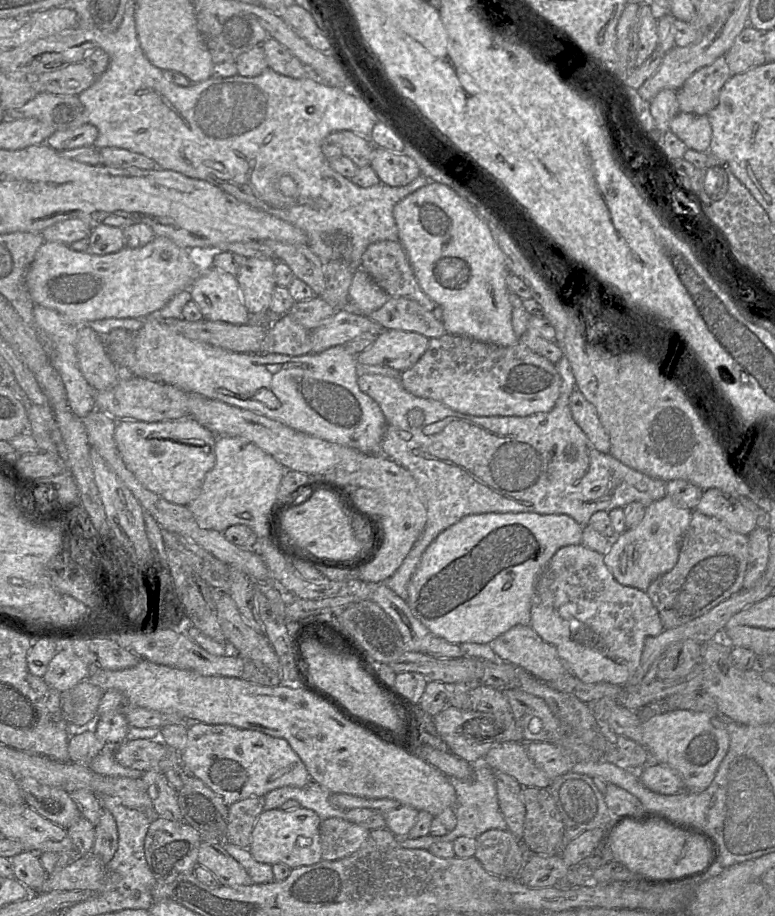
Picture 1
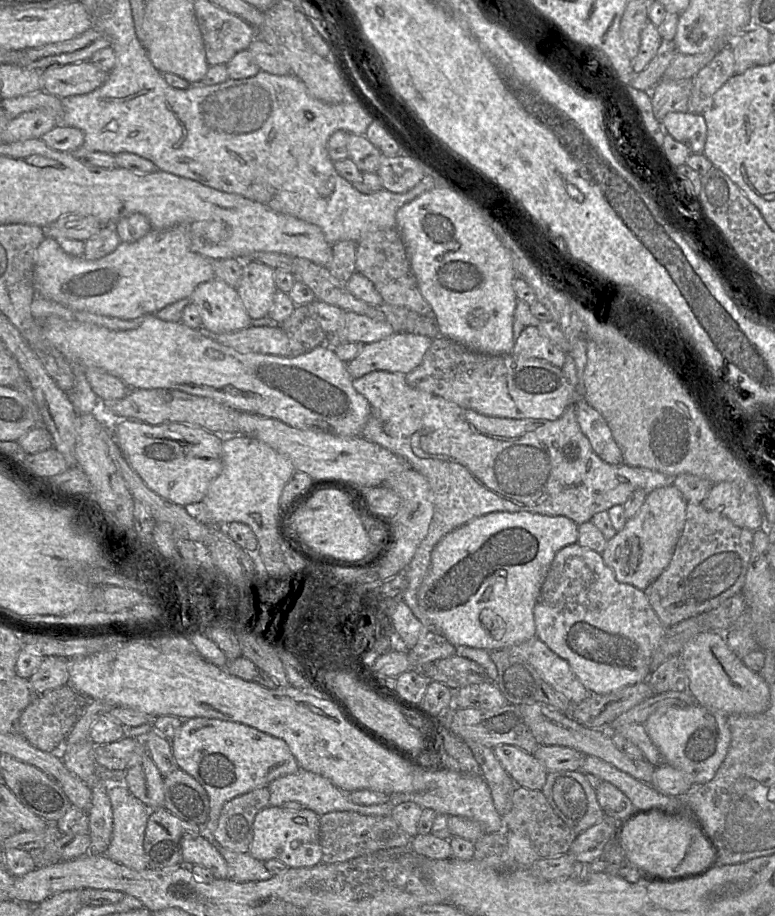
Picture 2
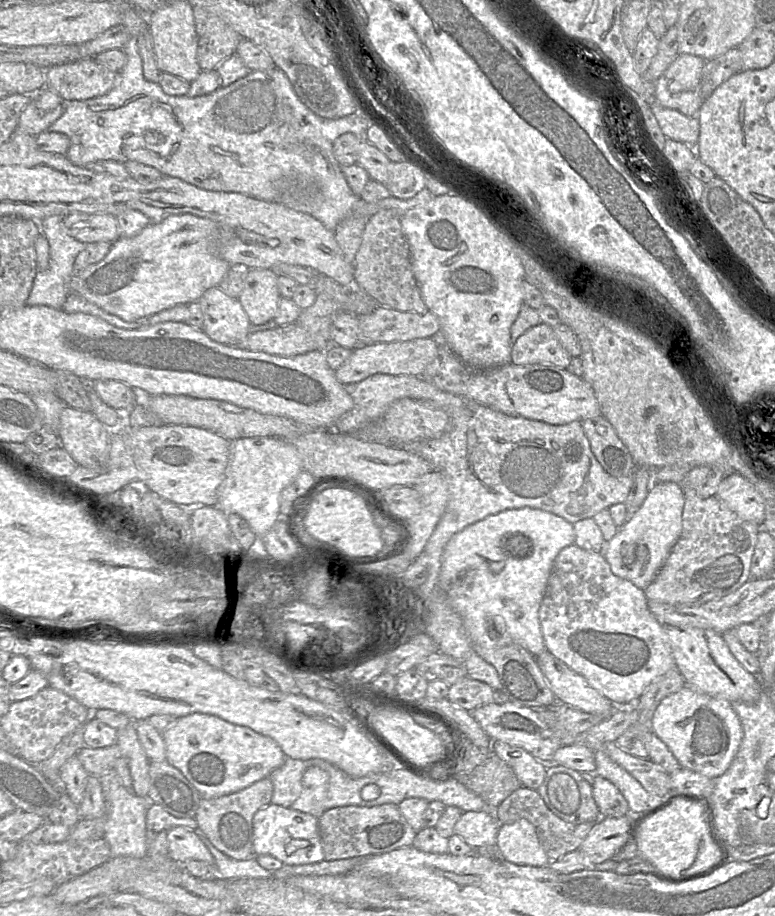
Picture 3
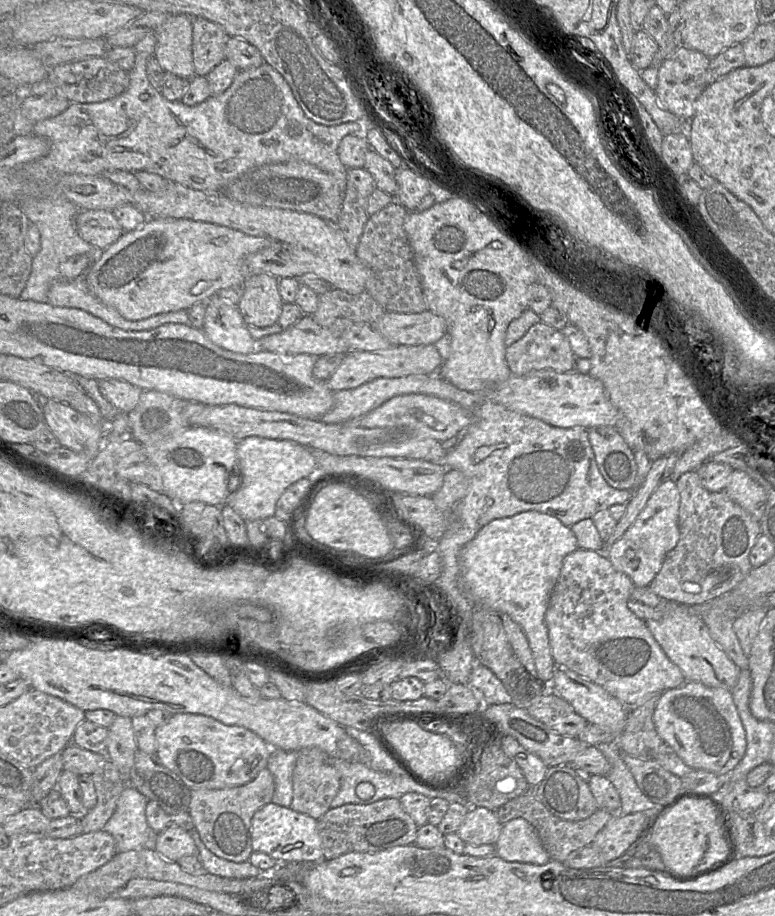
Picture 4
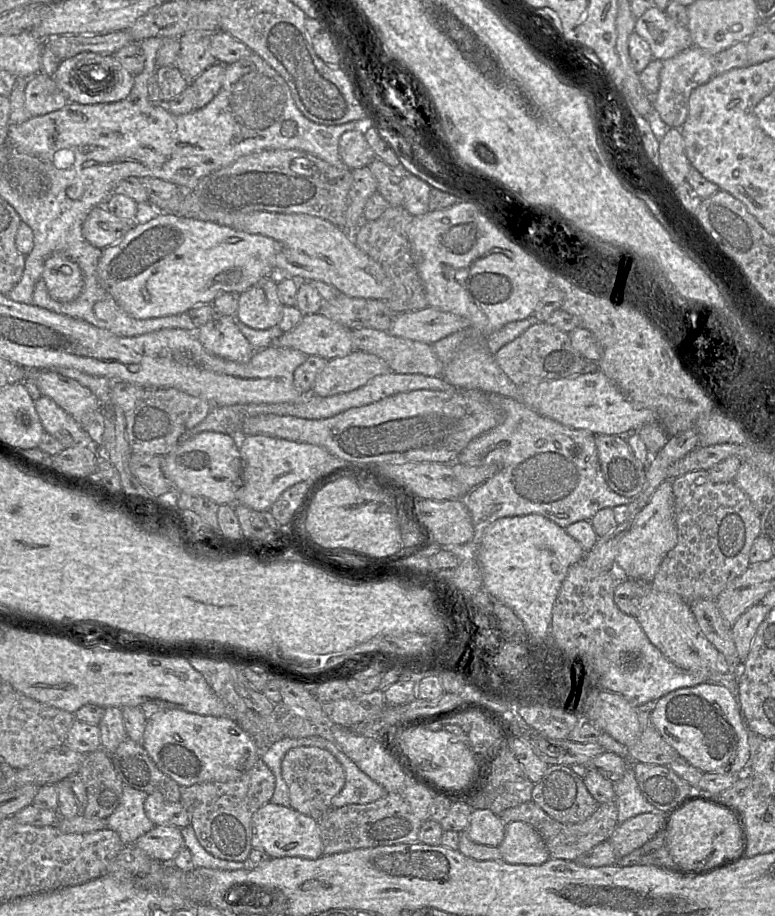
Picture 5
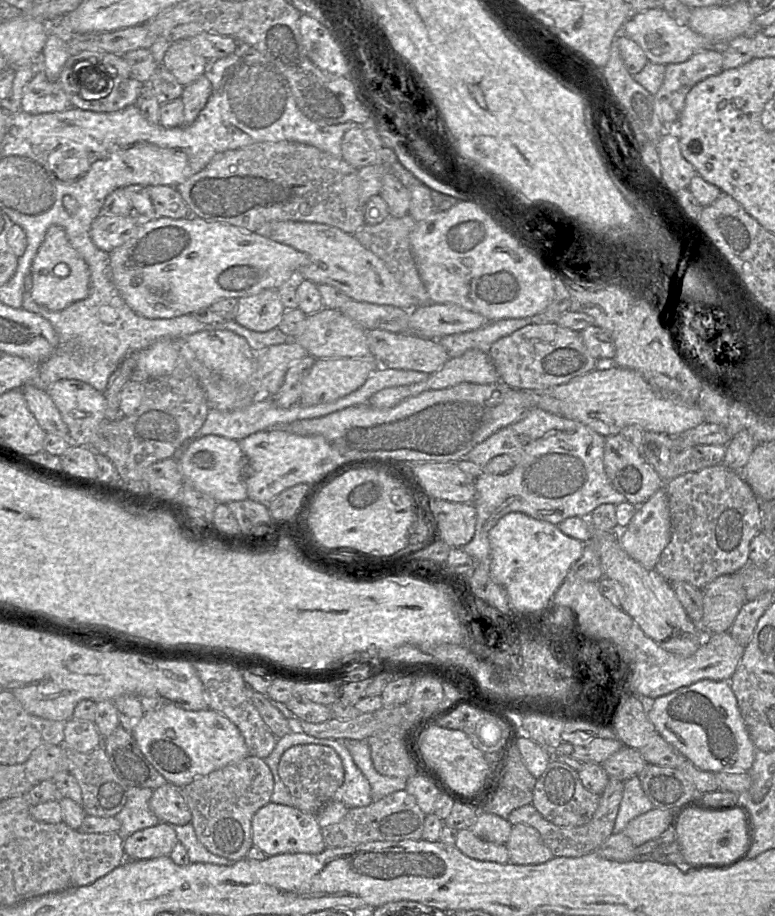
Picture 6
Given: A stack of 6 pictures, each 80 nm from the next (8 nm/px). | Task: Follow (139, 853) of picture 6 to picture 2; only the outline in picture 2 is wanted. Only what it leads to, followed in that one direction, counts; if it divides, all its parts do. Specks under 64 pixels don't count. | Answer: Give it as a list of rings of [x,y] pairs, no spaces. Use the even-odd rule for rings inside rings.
[[[185,833],[181,837],[180,845],[183,864],[200,865],[208,869],[217,879],[229,878],[229,869],[225,859],[208,839]]]

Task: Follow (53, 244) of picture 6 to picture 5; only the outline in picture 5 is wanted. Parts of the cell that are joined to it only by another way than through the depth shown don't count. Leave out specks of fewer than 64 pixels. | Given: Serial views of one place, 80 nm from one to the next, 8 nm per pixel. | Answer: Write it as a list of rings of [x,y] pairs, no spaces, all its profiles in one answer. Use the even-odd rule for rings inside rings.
[[[59,252],[44,263],[41,276],[49,296],[61,303],[75,300],[83,290],[83,276],[79,265]]]

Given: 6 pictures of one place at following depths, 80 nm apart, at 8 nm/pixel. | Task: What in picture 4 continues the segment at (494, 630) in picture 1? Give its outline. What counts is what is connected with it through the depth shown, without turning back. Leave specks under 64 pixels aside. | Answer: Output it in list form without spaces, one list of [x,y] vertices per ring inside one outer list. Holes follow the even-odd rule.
[[[525,511],[492,520],[461,550],[464,589],[477,605],[507,614],[522,628],[538,677],[545,683],[550,683],[557,666],[551,653],[546,611],[563,560],[577,549],[577,539],[570,527],[551,515]]]

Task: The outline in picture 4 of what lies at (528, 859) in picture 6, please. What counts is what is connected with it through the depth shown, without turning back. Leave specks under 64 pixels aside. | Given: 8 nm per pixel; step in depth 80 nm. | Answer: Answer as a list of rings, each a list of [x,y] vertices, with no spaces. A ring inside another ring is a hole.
[[[515,818],[502,826],[495,855],[508,862],[543,865],[551,859],[532,824]]]

